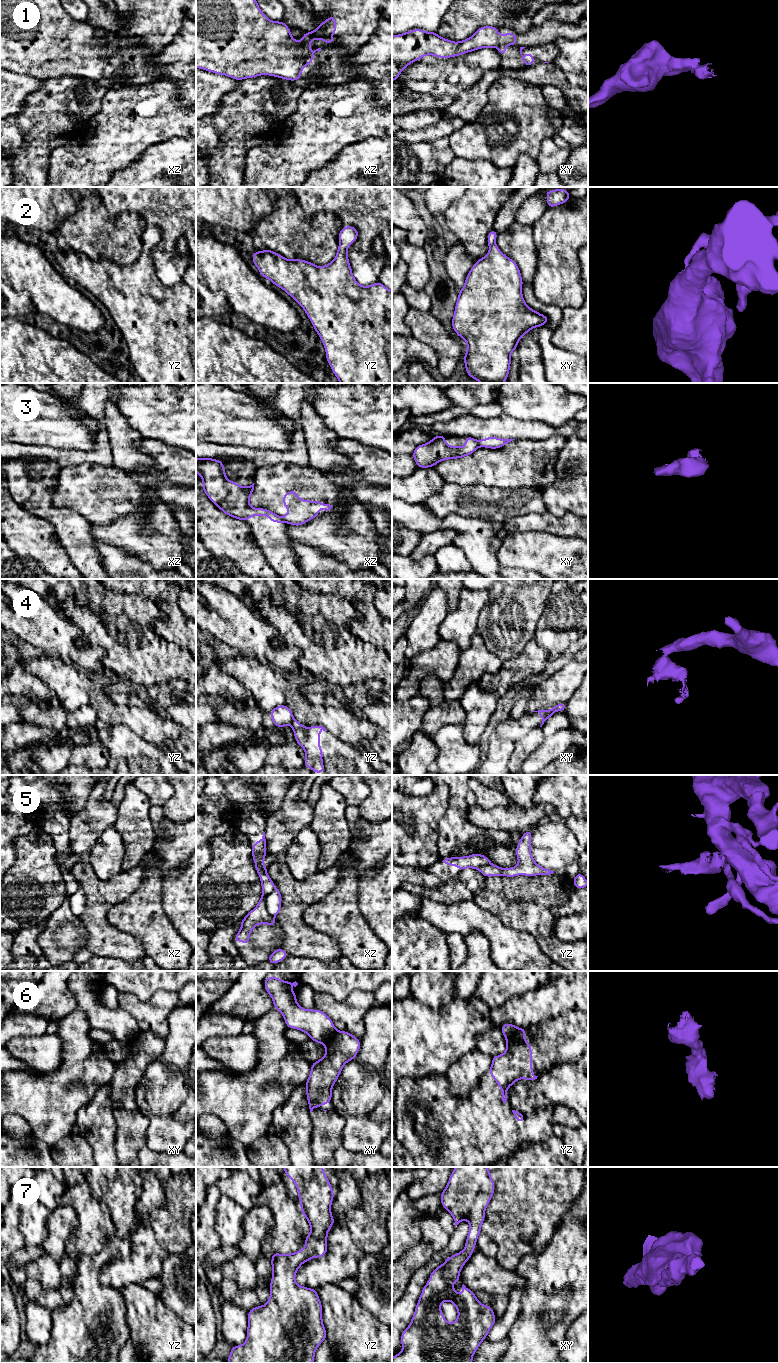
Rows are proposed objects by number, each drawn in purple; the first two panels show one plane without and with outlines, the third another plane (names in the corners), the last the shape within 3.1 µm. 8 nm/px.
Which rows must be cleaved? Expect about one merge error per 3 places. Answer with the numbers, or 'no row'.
1, 3, 4, 6

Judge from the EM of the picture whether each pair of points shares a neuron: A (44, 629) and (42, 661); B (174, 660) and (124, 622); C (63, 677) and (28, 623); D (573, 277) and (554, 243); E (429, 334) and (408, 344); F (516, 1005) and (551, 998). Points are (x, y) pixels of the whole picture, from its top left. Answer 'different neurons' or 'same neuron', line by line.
A: different neurons
B: same neuron
C: different neurons
D: same neuron
E: different neurons
F: same neuron

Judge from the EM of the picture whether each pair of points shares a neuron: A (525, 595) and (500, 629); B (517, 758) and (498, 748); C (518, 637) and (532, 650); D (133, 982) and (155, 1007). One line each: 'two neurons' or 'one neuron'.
A: one neuron
B: two neurons
C: two neurons
D: two neurons

